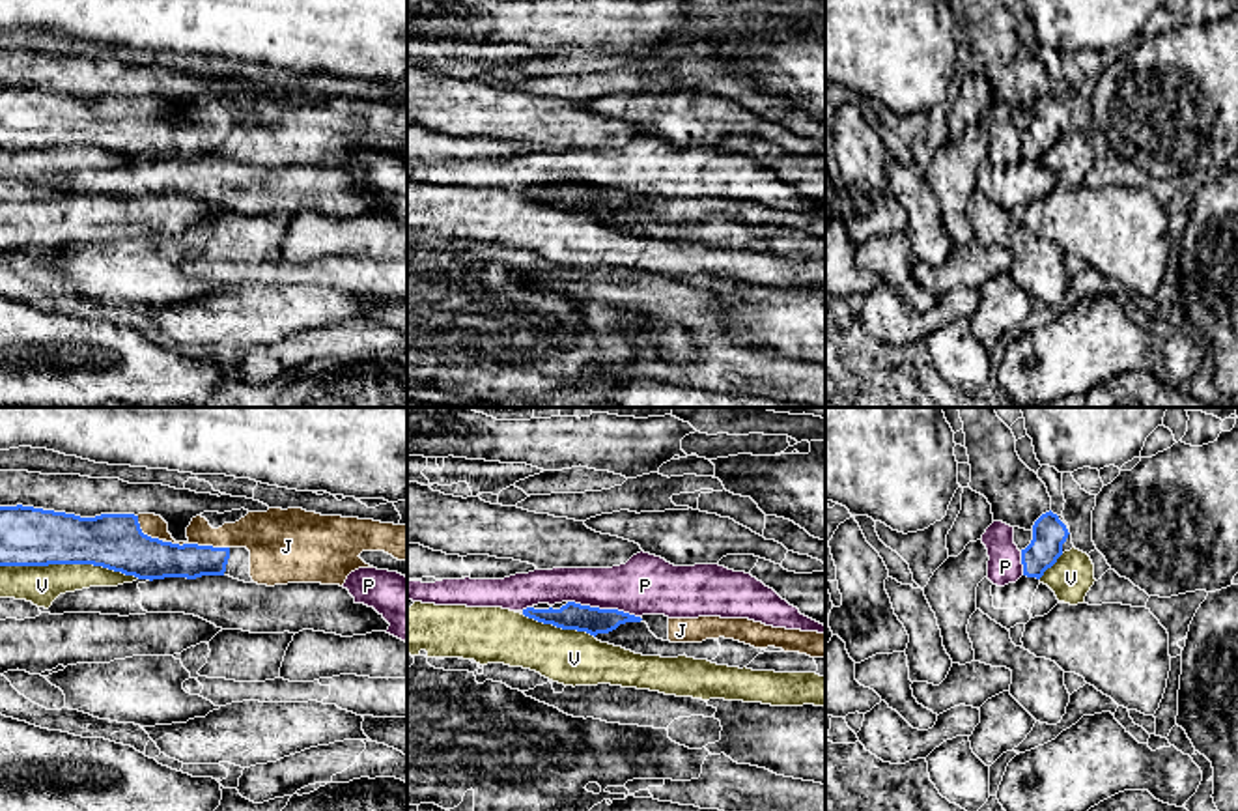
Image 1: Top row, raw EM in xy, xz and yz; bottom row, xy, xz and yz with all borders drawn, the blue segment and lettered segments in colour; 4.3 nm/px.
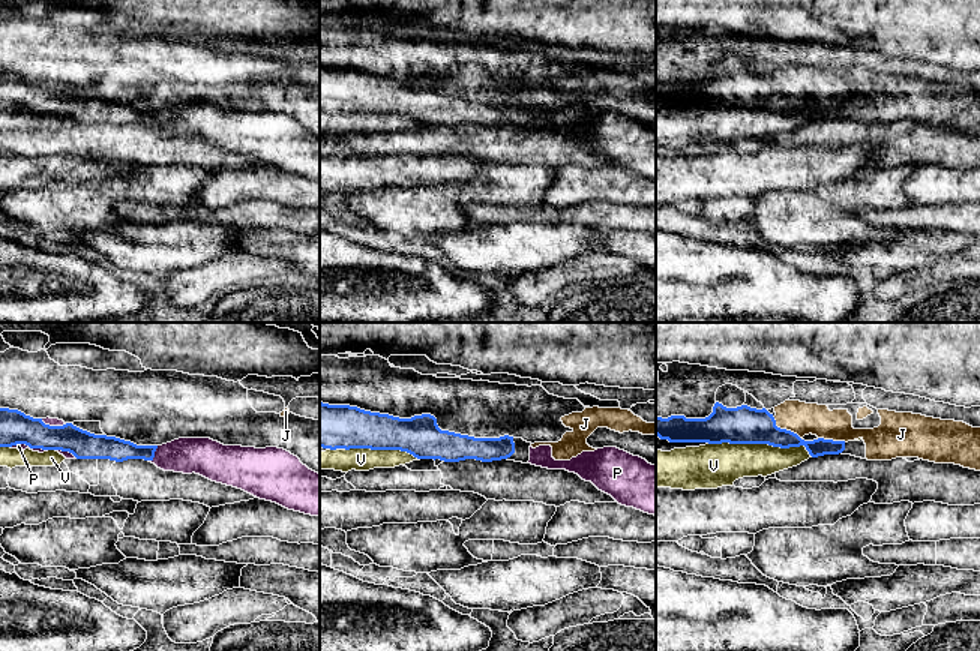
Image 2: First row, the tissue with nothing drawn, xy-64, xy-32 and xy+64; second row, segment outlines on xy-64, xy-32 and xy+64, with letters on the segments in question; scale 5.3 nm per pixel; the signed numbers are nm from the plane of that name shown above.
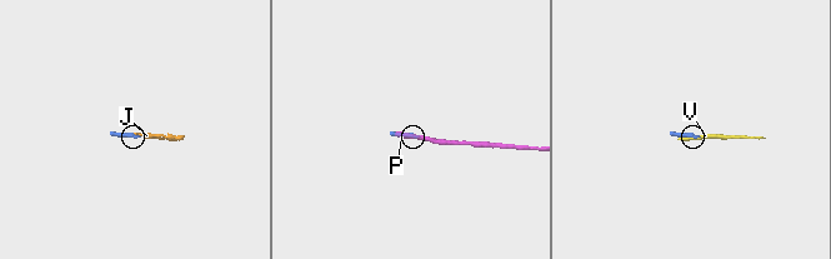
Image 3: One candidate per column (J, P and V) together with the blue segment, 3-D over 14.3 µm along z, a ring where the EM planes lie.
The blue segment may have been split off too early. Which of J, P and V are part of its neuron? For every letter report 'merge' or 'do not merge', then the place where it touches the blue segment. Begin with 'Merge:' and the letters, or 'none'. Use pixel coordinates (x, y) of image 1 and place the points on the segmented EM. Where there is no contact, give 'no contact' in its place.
Merge: J
J: merge; meets blue in xy at (196, 544)
P: do not merge; meets blue in xz at (604, 610)
V: do not merge; meets blue in xy at (70, 563)

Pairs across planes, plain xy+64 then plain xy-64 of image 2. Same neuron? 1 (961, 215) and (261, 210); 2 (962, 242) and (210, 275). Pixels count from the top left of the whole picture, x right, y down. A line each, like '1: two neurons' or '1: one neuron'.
1: one neuron
2: two neurons

